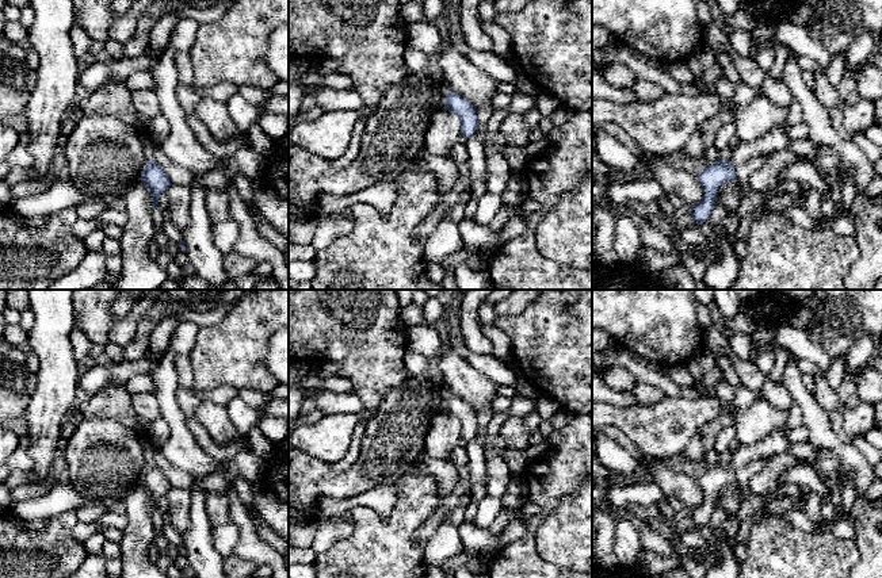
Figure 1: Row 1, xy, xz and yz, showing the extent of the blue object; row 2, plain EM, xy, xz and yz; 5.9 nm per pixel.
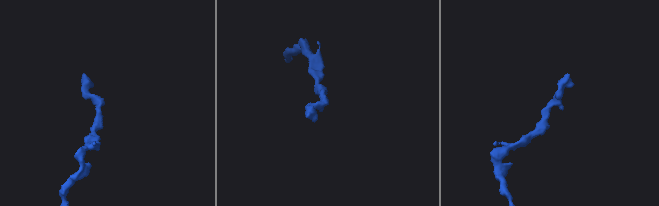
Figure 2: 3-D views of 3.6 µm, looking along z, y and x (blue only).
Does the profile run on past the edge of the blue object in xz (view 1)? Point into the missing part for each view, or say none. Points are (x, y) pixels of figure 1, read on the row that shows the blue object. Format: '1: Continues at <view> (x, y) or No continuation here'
1: No continuation here

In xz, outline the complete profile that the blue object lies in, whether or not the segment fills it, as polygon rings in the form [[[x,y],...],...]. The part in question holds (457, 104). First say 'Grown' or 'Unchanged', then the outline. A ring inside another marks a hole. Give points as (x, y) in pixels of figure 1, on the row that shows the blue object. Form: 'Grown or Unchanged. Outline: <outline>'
Unchanged. Outline: [[[447,92],[444,107],[461,120],[461,135],[470,138],[478,130],[478,116],[476,107],[463,96]]]

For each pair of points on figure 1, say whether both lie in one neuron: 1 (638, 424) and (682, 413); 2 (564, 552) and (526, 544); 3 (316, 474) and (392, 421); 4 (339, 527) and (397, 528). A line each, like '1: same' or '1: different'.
1: same
2: different
3: same
4: different

